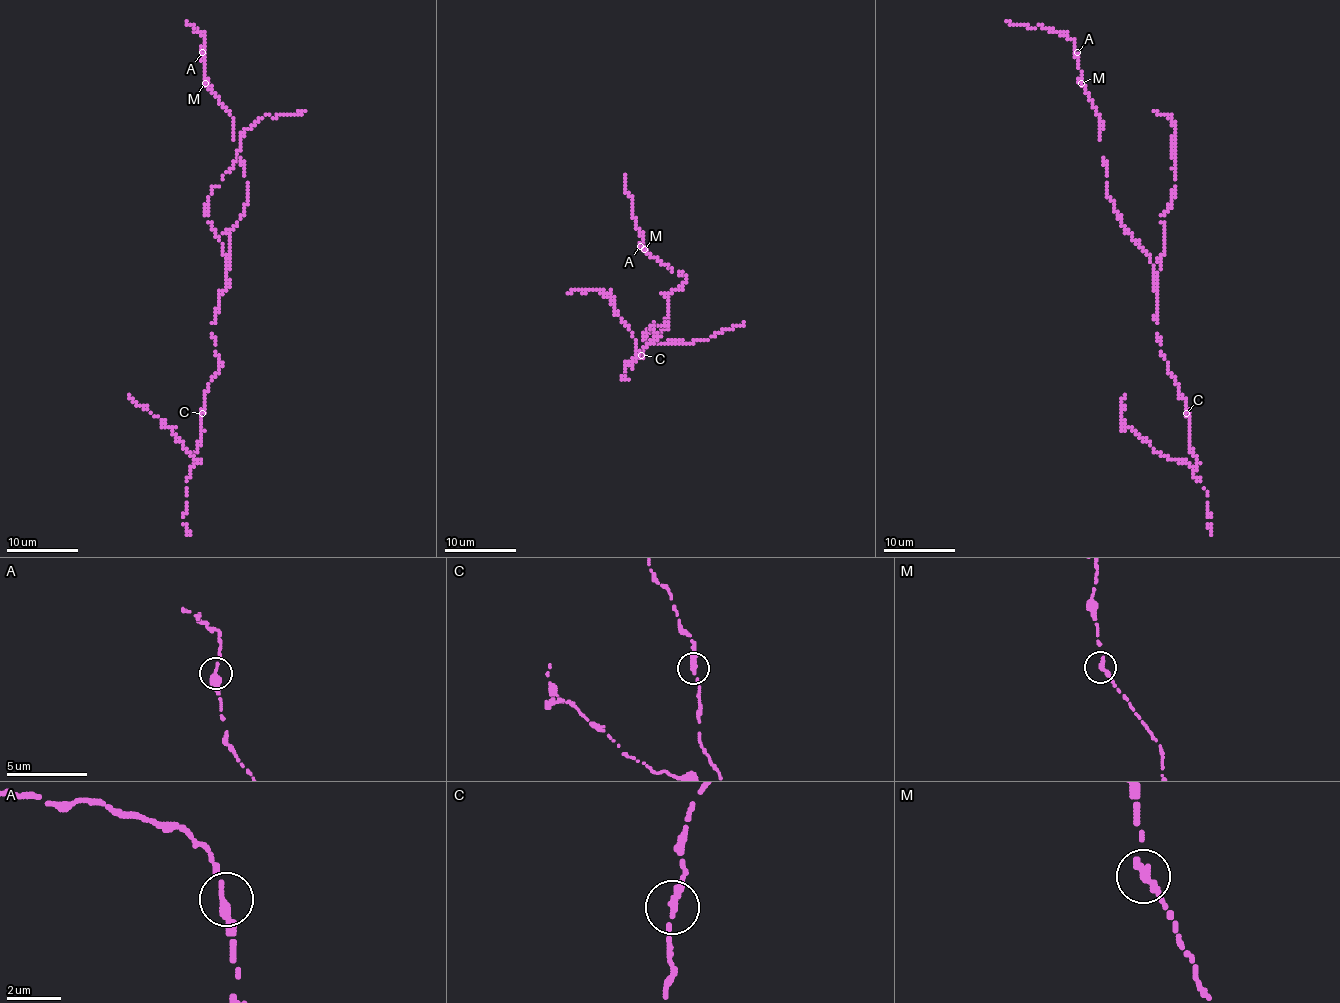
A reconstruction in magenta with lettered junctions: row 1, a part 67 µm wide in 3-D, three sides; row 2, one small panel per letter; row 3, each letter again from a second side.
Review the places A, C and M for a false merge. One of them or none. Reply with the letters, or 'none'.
none

